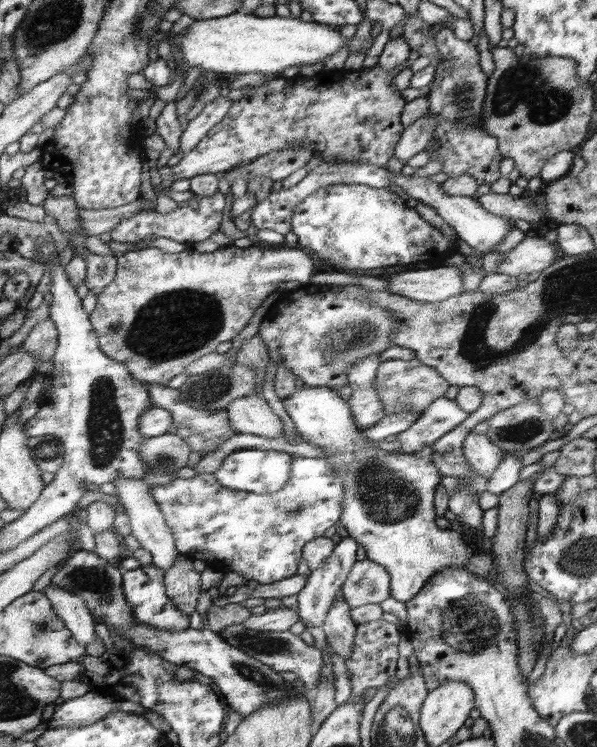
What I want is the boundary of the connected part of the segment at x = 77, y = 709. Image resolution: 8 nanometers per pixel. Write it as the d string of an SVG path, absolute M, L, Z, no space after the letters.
M89 691L80 698L65 700L55 707L54 714L47 720L50 728L78 728L95 724L114 711L131 712L144 716L149 709L136 701L111 701L111 697Z

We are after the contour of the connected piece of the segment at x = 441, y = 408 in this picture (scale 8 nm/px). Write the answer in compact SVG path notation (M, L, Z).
M440 396L424 409L422 416L408 430L398 435L398 453L412 455L431 447L436 440L464 422L468 415L470 413L462 410L454 399Z

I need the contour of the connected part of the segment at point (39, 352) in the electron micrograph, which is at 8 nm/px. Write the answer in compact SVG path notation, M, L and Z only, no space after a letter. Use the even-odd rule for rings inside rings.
M48 317L36 324L21 346L38 359L38 364L52 360L57 347L57 330L54 321Z

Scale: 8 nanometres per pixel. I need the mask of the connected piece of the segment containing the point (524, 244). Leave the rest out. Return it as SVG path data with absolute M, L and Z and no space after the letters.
M526 236L511 252L503 254L495 273L517 277L542 272L559 258L553 245L544 238Z

